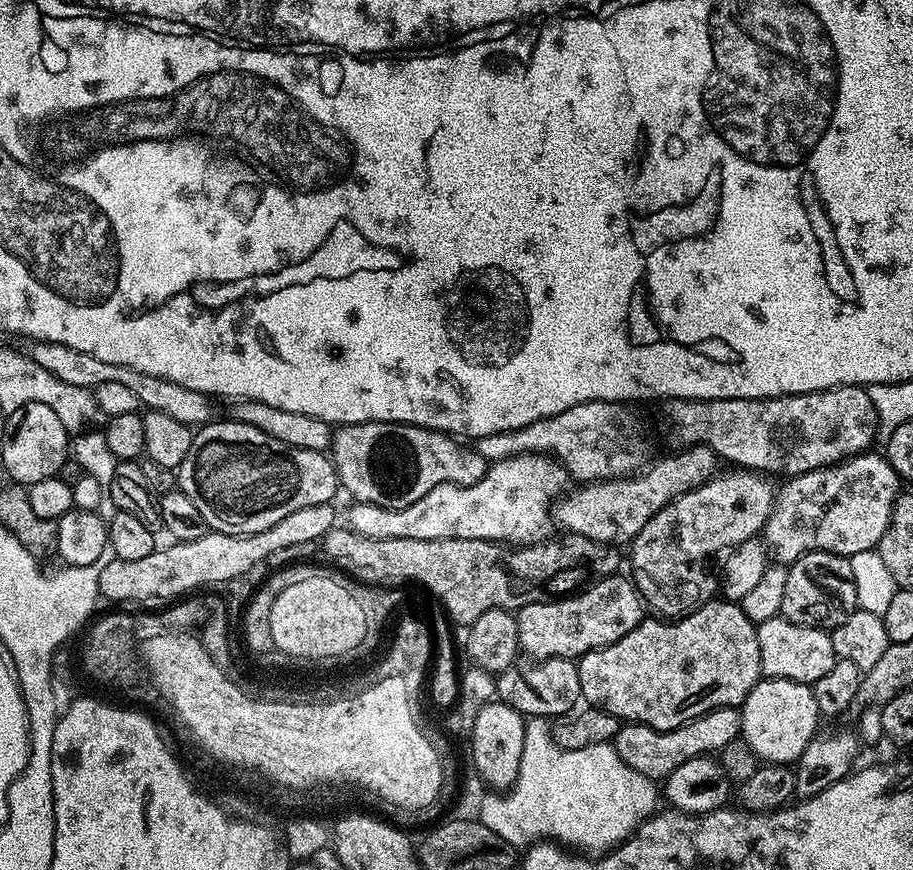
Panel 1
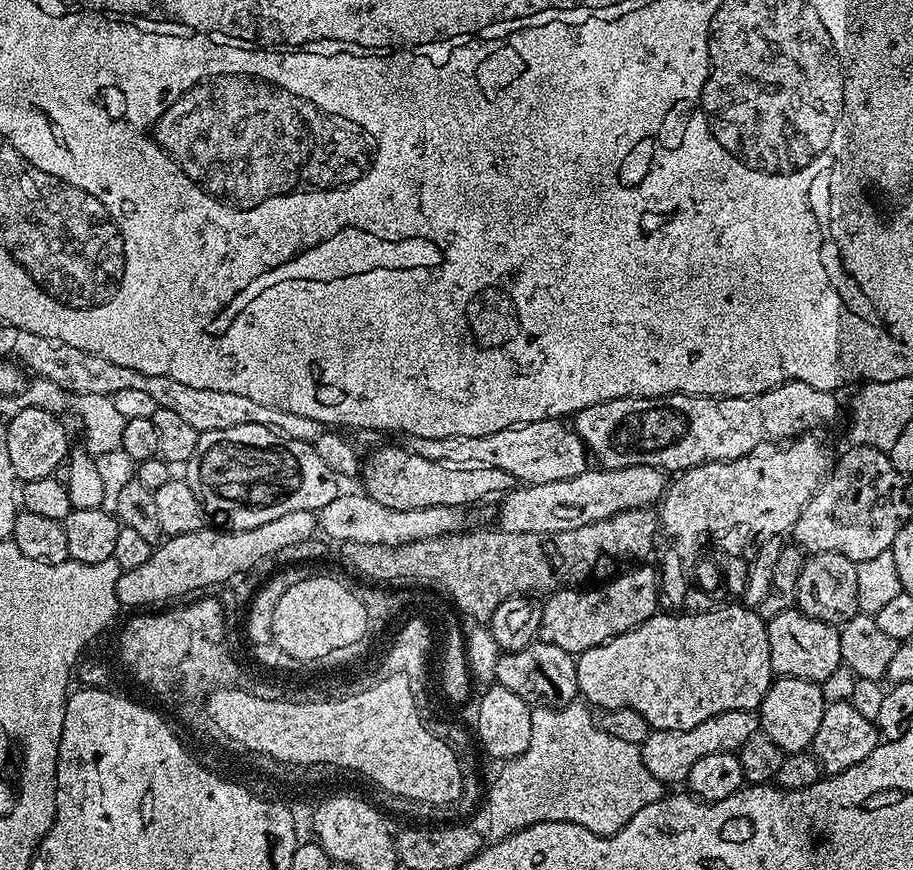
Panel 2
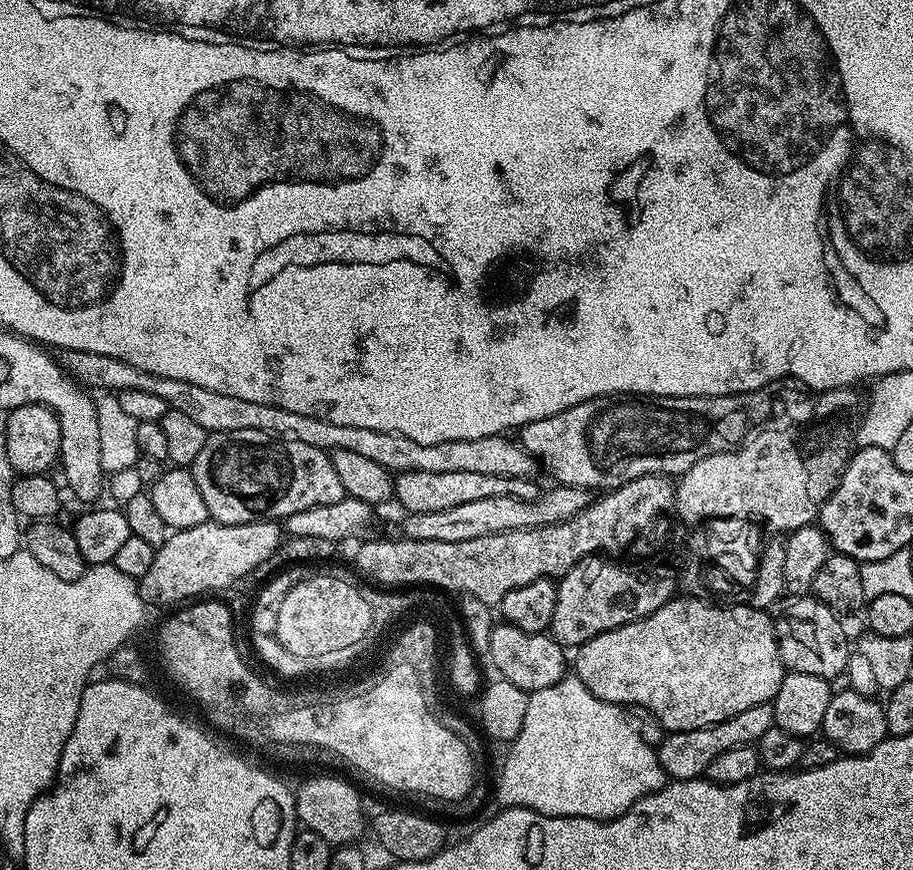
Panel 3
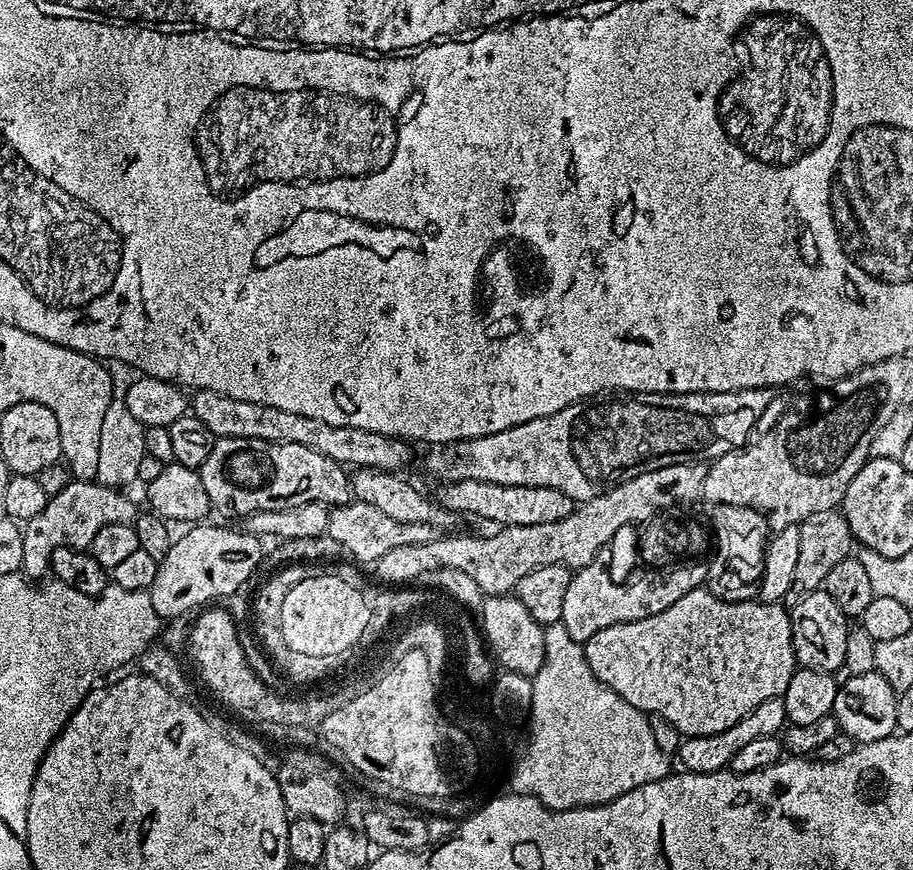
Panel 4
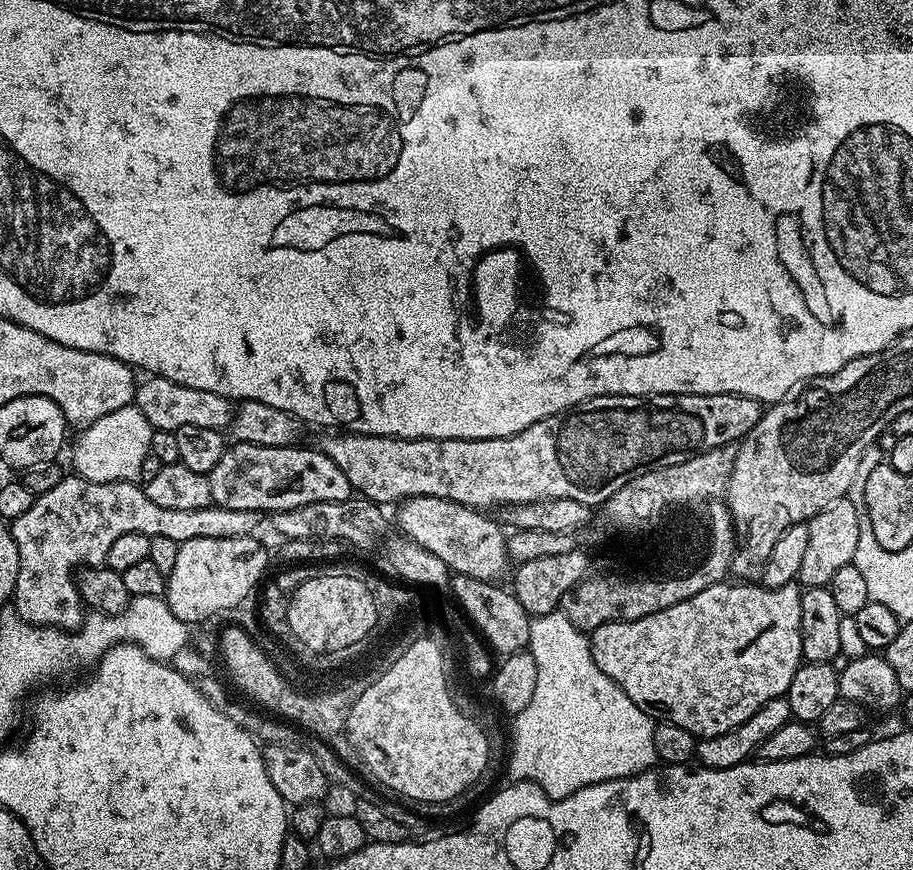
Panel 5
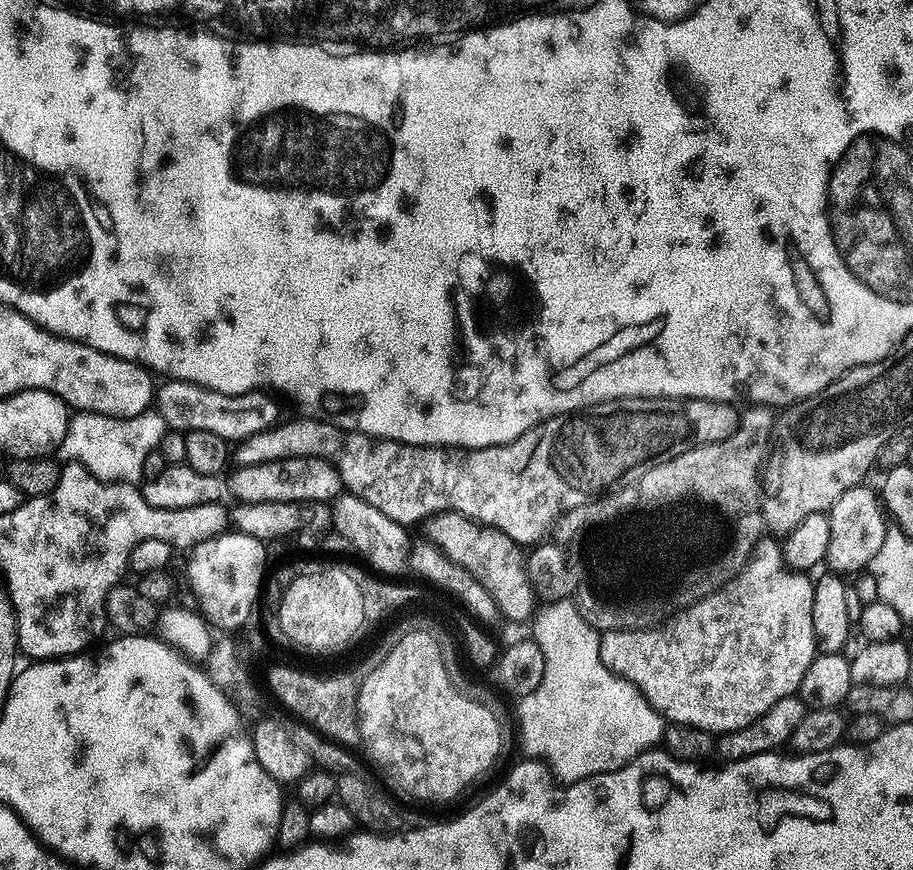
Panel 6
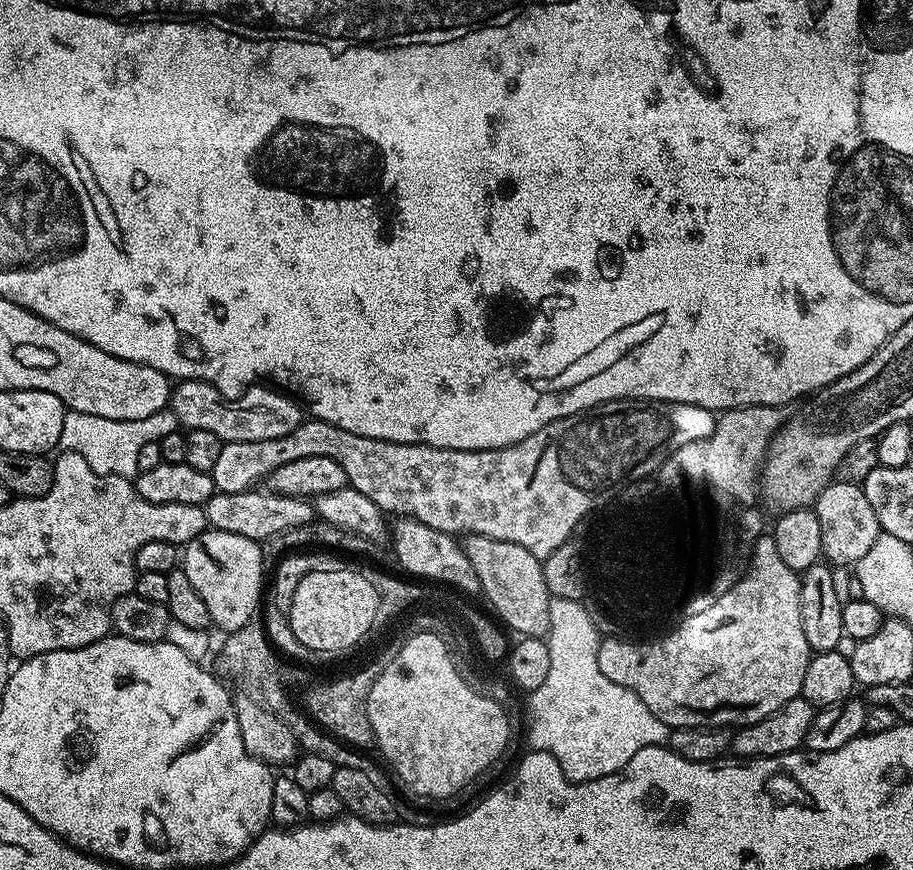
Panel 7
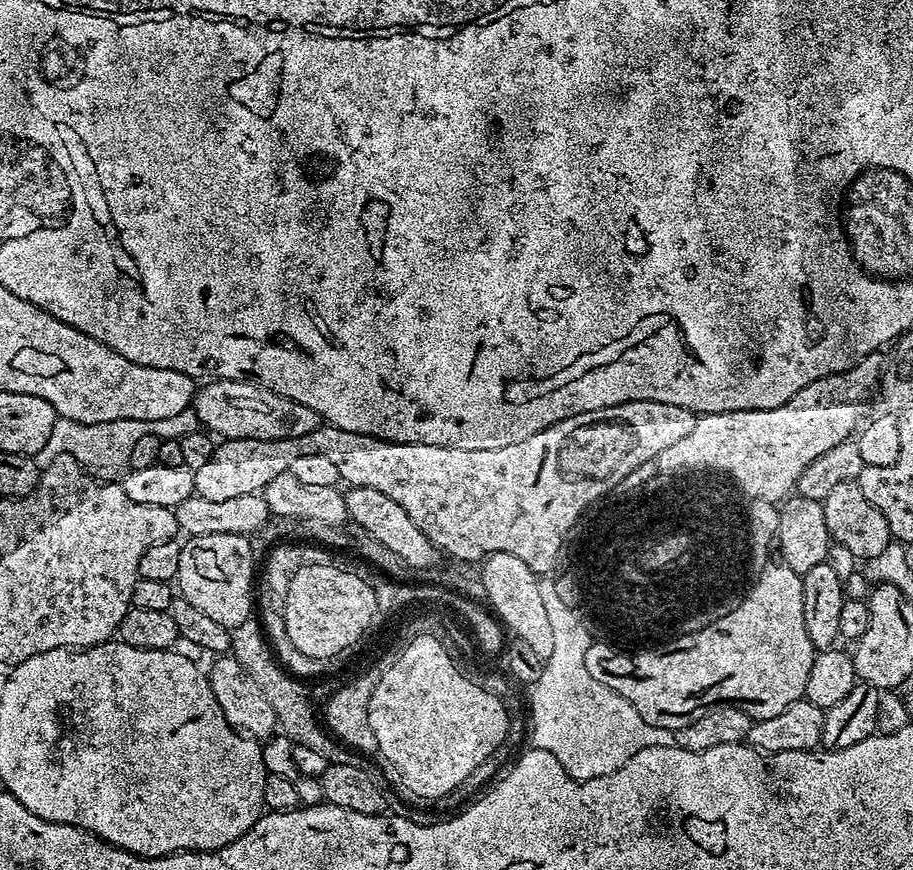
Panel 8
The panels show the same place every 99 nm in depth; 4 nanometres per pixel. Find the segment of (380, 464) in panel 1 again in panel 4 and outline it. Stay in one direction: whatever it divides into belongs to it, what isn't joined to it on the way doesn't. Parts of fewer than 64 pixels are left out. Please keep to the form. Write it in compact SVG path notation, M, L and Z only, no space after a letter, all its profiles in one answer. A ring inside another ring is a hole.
M453 480L439 485L435 499L439 507L445 508L447 512L464 516L477 516L480 520L489 520L492 526L534 526L542 522L558 522L558 518L566 518L574 507L574 502L562 490L553 488L539 488L538 486L498 486L498 482L478 482L477 480Z

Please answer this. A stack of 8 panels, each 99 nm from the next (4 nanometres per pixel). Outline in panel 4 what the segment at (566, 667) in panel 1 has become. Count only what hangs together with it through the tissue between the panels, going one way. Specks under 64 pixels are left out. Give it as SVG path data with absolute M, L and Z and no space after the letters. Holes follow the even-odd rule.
M514 594L485 595L479 601L479 606L478 627L493 661L505 672L517 672L529 678L535 676L544 661L545 625L534 622L530 612L522 606L522 602L518 602Z

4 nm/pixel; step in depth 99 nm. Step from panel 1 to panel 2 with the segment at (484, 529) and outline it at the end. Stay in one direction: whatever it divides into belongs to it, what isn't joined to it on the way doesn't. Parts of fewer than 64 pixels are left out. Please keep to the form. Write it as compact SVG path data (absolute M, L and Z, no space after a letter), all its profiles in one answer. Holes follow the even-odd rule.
M345 491L336 496L330 506L321 508L318 513L318 528L329 541L340 540L344 544L350 542L370 542L378 546L402 546L406 542L450 536L453 532L465 527L464 512L450 506L426 506L422 510L390 510L390 506L382 506L382 502L374 502L363 491Z

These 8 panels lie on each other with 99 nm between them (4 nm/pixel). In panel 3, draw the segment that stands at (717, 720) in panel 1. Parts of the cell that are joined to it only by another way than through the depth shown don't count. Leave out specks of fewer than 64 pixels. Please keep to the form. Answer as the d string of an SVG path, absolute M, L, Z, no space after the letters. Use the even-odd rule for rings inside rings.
M759 704L750 706L750 710L742 710L742 714L734 714L734 718L726 718L705 728L668 732L664 741L658 746L664 775L672 780L701 779L707 773L710 762L718 758L718 754L726 754L726 750L734 750L747 744L755 745L756 741L762 738L762 734L766 734L766 730L773 728L775 722L771 704Z

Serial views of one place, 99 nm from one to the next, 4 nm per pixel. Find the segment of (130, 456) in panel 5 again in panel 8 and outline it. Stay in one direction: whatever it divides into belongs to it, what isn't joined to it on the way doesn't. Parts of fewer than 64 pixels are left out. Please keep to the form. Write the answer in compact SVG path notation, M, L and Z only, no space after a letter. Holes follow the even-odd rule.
M189 410L182 414L174 414L174 418L161 420L119 420L118 422L98 422L97 424L83 424L73 420L57 419L54 430L50 430L50 438L46 446L35 456L37 466L42 470L58 454L70 454L76 459L81 468L97 480L105 482L115 481L129 471L130 456L134 446L141 437L156 435L162 440L181 440L186 434L201 431L202 425L195 411Z

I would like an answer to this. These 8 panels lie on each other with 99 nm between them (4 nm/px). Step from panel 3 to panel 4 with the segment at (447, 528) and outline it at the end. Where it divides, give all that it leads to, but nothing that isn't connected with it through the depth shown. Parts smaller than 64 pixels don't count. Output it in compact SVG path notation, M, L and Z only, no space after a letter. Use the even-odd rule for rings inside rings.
M353 499L350 504L335 505L328 513L328 530L330 538L335 538L345 553L353 552L360 560L375 562L389 550L398 546L418 546L437 539L438 529L435 524L426 522L398 522L389 518L378 506L370 506L366 502Z

